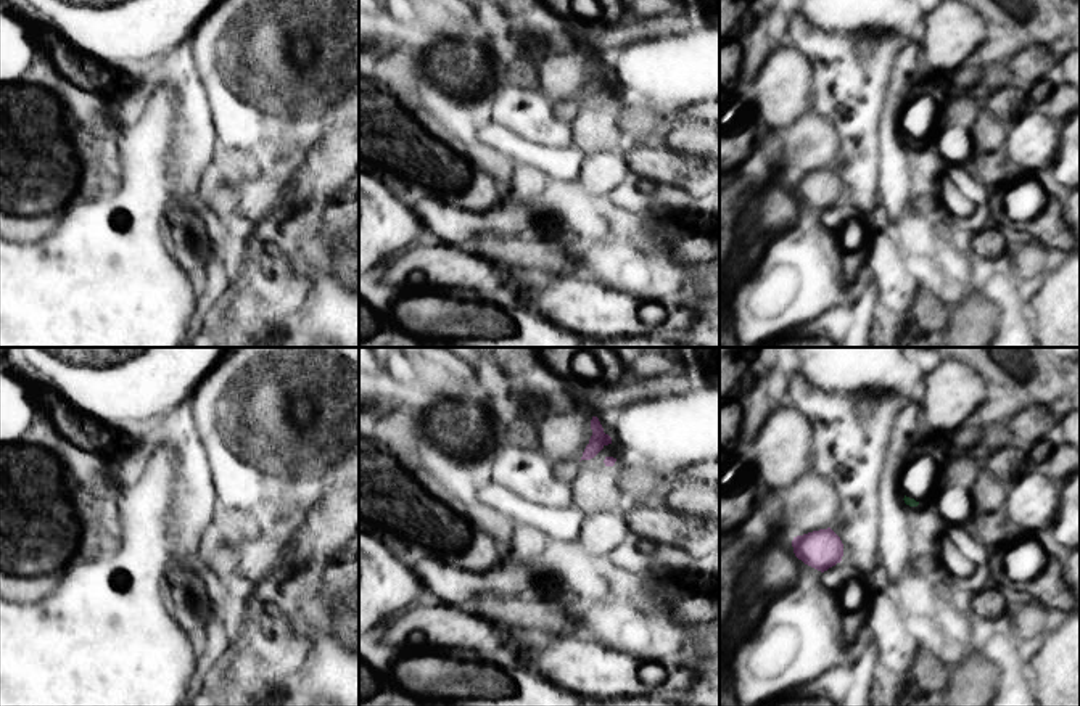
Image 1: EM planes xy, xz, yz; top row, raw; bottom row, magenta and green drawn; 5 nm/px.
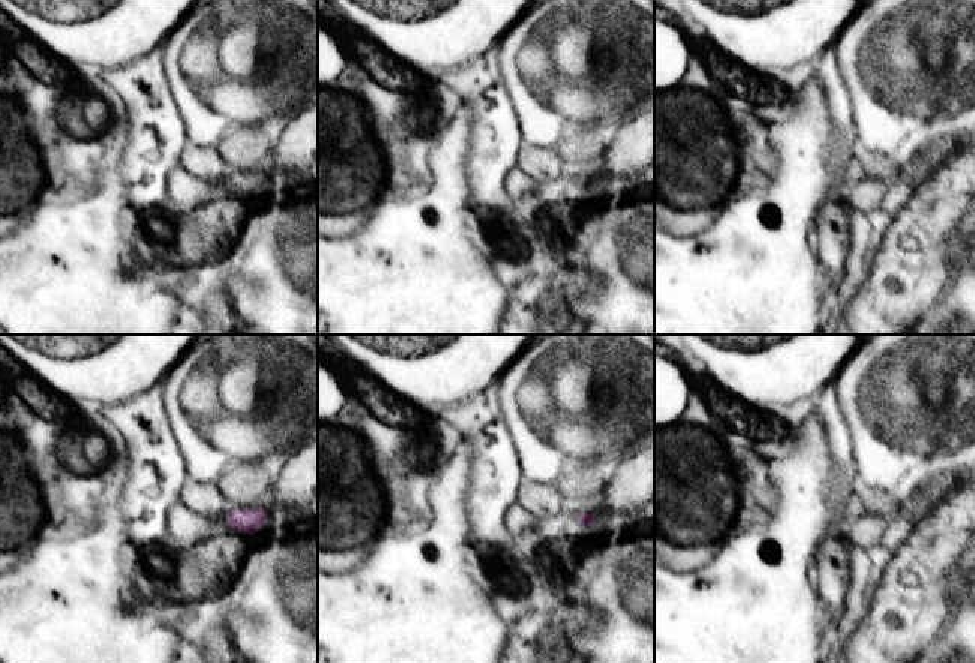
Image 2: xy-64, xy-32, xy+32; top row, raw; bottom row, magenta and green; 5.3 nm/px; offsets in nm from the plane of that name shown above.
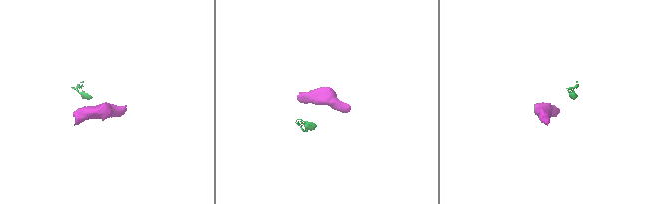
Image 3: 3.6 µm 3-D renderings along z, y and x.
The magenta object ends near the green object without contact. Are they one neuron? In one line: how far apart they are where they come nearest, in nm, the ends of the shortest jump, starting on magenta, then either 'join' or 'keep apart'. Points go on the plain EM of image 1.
380 nm | yz (839, 177), (905, 142) | keep apart

